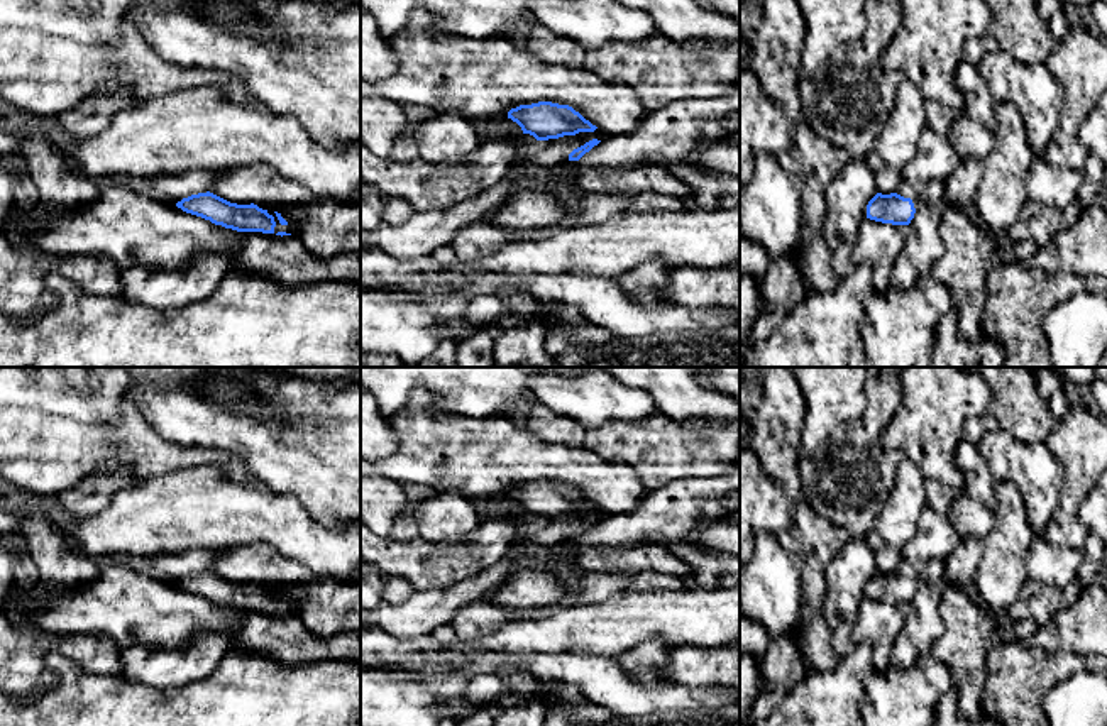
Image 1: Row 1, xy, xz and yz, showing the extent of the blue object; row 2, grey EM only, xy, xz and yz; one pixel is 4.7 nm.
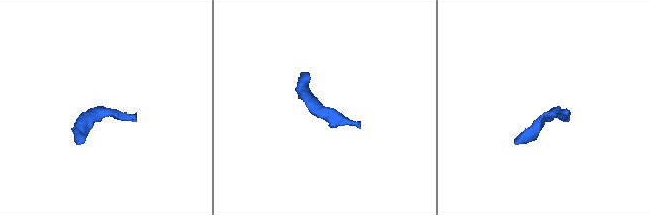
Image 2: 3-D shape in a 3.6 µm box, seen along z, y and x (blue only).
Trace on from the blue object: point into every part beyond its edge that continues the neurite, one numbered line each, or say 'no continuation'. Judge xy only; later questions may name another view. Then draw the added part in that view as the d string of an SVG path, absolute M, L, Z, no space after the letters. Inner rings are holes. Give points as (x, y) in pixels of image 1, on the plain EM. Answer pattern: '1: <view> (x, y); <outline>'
1: xy (290, 608); M288 580L288 582L284 582L278 587L269 587L267 589L267 592L273 594L274 601L276 601L274 613L278 613L278 611L286 611L286 613L291 613L291 614L296 613L296 606L291 601L288 601L286 604L281 604L278 596L276 596L278 592L288 589L291 584L295 584L295 582Z

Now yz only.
no continuation

